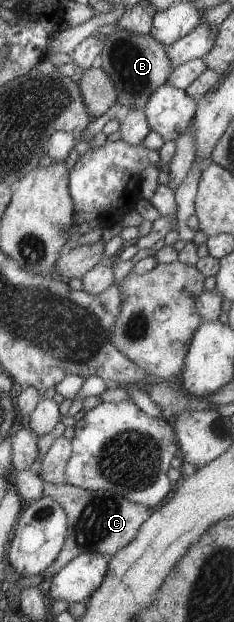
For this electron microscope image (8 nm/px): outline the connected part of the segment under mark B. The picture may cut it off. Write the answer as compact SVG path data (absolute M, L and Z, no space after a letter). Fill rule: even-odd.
M118 25L113 34L103 37L99 41L100 52L95 59L95 65L109 76L118 91L116 102L127 108L143 111L149 94L166 83L167 76L173 70L164 54L165 46L155 40L151 32L145 35L136 34Z

